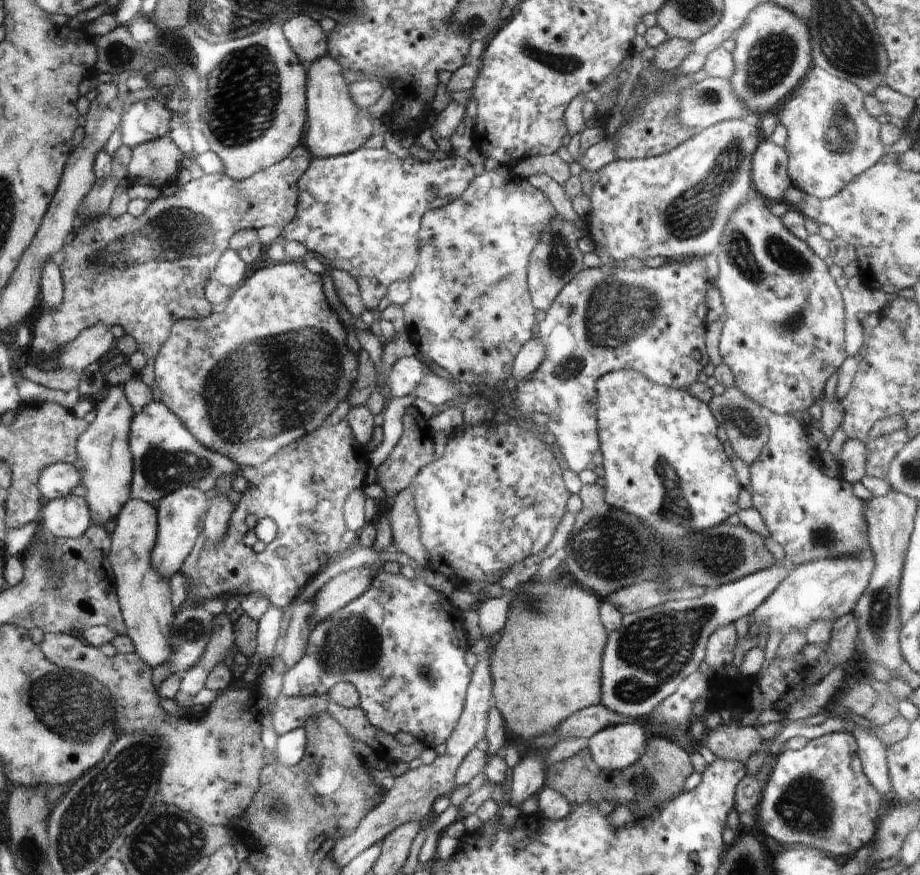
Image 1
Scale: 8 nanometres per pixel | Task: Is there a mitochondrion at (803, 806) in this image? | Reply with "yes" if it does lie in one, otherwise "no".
yes

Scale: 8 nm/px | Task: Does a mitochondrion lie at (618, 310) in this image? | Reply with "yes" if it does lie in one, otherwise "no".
yes

